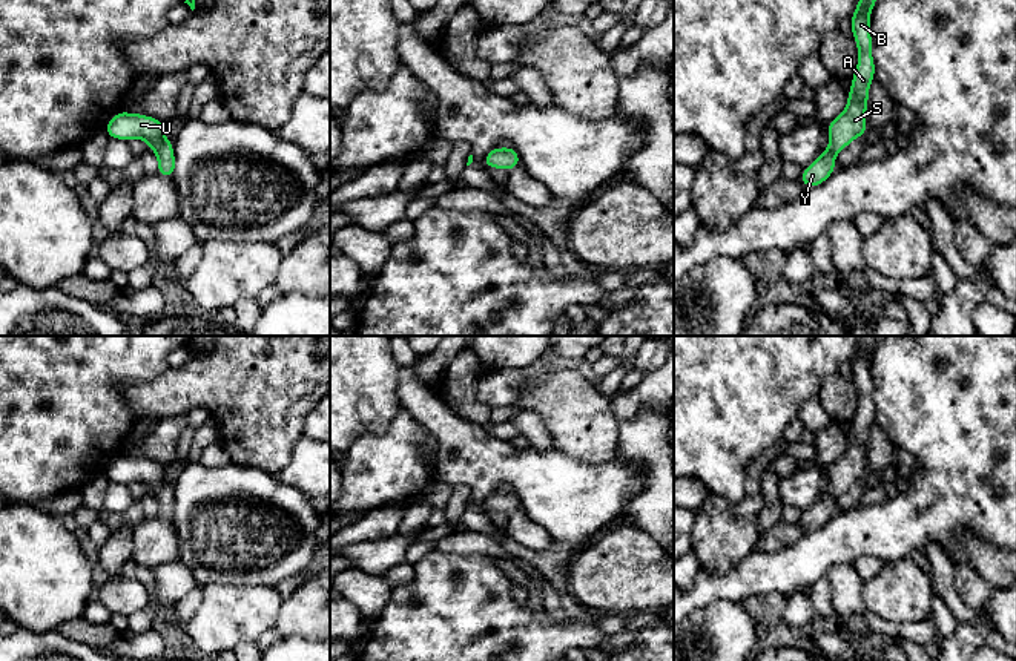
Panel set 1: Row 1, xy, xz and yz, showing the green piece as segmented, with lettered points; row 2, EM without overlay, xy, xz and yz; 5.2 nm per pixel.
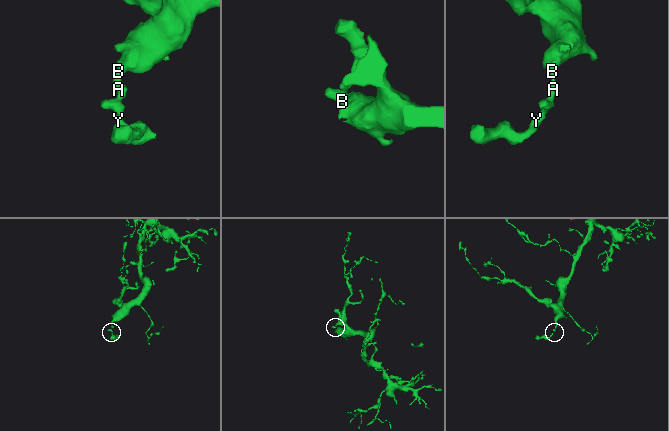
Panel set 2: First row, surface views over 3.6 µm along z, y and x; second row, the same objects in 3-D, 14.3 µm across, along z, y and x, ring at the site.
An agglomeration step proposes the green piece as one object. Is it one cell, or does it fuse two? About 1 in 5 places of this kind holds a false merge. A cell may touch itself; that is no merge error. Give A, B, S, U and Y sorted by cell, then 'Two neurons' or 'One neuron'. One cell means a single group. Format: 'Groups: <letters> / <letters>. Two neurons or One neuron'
Groups: A B S U Y. One neuron

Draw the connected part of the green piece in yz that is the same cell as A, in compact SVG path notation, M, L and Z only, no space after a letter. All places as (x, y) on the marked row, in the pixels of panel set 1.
M858 0L853 17L850 18L852 34L858 46L858 64L852 75L852 87L847 95L846 109L830 123L827 135L830 144L807 166L800 178L806 189L823 184L836 169L835 156L855 138L867 133L866 110L869 87L875 78L875 61L872 57L870 11L876 0Z

